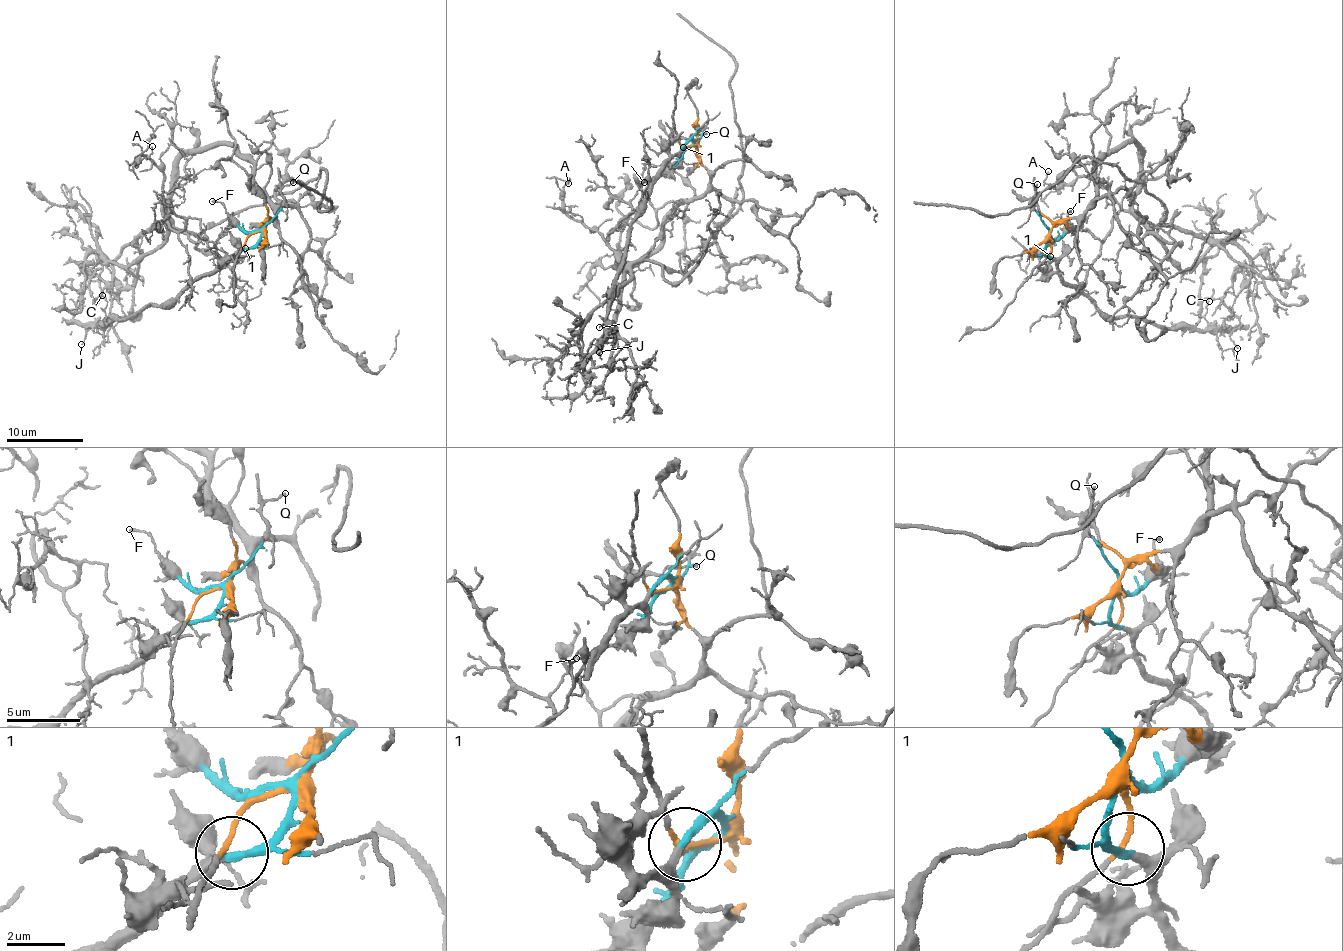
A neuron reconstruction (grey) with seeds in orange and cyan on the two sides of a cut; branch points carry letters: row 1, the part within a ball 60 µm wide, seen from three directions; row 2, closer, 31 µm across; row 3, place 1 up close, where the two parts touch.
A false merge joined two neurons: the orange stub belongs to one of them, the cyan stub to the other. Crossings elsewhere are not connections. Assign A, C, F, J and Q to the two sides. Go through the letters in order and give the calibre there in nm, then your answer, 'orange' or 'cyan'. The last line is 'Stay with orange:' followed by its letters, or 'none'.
A: 110 nm | orange
C: 130 nm | cyan
F: 140 nm | cyan
J: 90 nm | cyan
Q: 130 nm | cyan
Stay with orange: A

